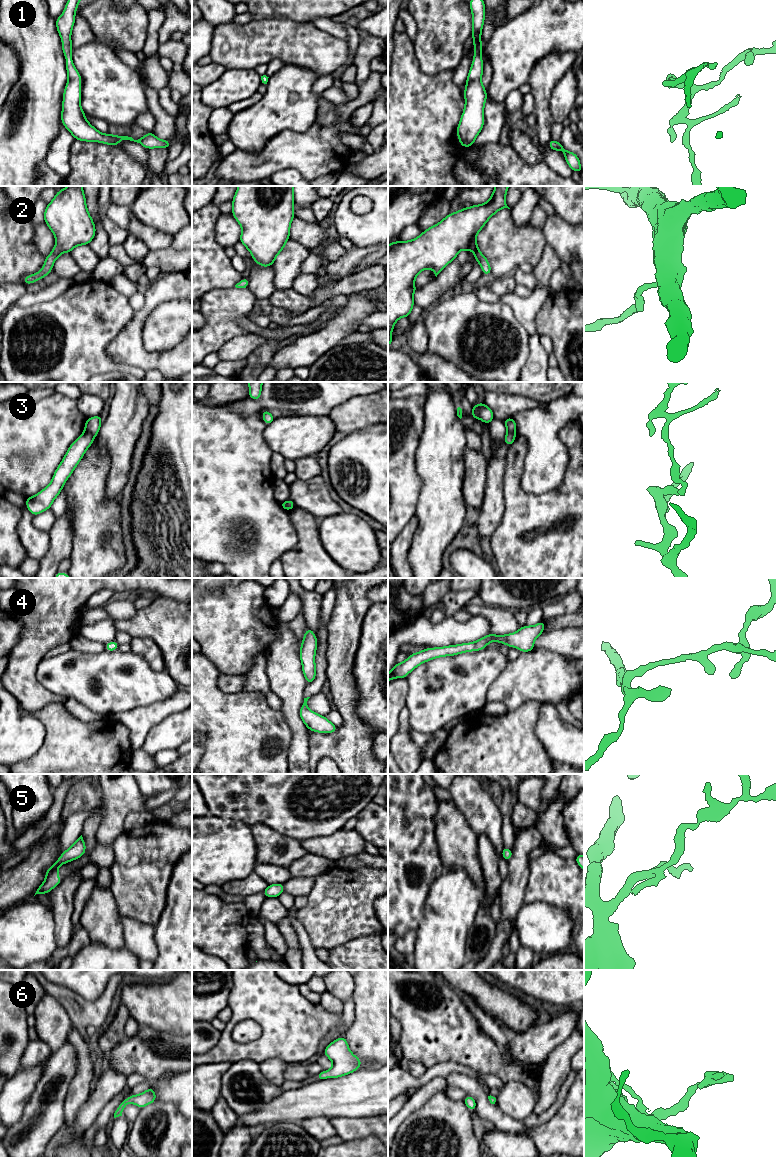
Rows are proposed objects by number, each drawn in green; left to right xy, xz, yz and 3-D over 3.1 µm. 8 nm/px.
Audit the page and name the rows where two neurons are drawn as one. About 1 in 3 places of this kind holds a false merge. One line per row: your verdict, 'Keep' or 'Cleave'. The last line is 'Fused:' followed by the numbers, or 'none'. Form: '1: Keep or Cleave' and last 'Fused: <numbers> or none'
1: Keep
2: Keep
3: Cleave
4: Keep
5: Keep
6: Keep
Fused: 3

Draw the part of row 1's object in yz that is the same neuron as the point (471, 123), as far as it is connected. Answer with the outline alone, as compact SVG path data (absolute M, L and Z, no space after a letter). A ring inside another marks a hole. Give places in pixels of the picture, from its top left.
M470 0L472 10L472 37L474 59L466 80L464 90L465 108L457 127L457 136L462 147L471 147L484 126L484 105L487 92L481 82L483 60L481 58L481 32L485 18L484 0Z

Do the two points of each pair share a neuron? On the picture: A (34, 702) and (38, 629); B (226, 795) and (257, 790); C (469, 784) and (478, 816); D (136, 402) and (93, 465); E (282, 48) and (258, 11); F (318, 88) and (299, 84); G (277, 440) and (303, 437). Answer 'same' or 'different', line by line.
A: same
B: same
C: same
D: different
E: different
F: different
G: same

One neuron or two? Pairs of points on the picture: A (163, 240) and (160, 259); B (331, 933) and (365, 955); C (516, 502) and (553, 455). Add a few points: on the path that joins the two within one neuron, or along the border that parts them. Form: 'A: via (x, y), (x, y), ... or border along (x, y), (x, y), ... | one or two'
A: border along (170, 246), (150, 251) | two
B: border along (368, 934), (349, 939), (334, 946), (329, 951) | two
C: border along (522, 469), (524, 491), (547, 492) | two

